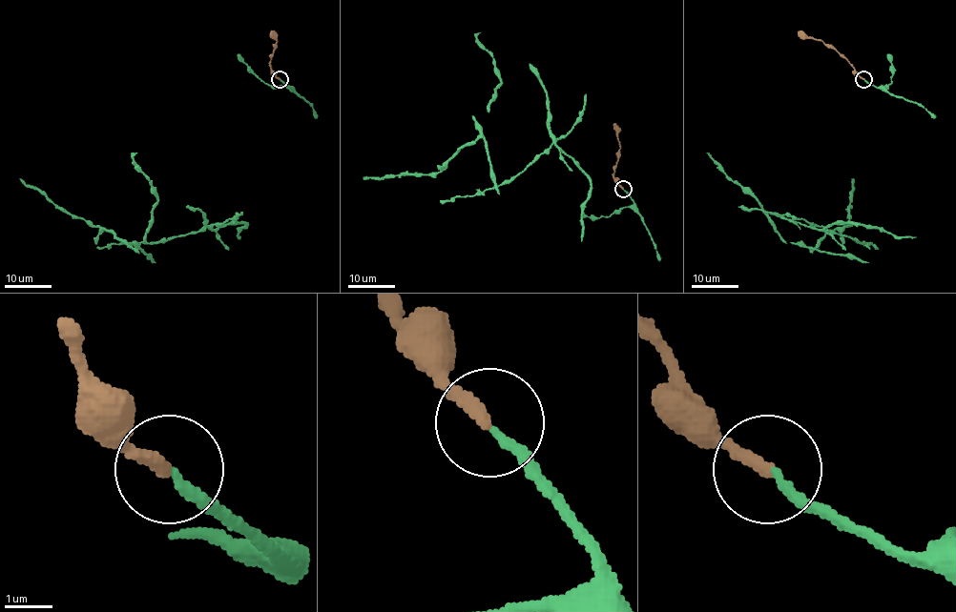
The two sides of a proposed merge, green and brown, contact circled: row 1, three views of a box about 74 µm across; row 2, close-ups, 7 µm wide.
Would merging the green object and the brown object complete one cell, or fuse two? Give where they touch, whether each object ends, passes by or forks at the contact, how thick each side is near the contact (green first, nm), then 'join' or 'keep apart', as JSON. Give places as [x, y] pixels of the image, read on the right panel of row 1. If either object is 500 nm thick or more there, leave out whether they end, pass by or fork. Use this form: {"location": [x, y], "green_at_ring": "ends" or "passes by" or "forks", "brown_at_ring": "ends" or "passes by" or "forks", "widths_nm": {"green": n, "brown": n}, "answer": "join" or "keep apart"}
{"location": [863, 79], "green_at_ring": "ends", "brown_at_ring": "ends", "widths_nm": {"green": 200, "brown": 280}, "answer": "join"}

